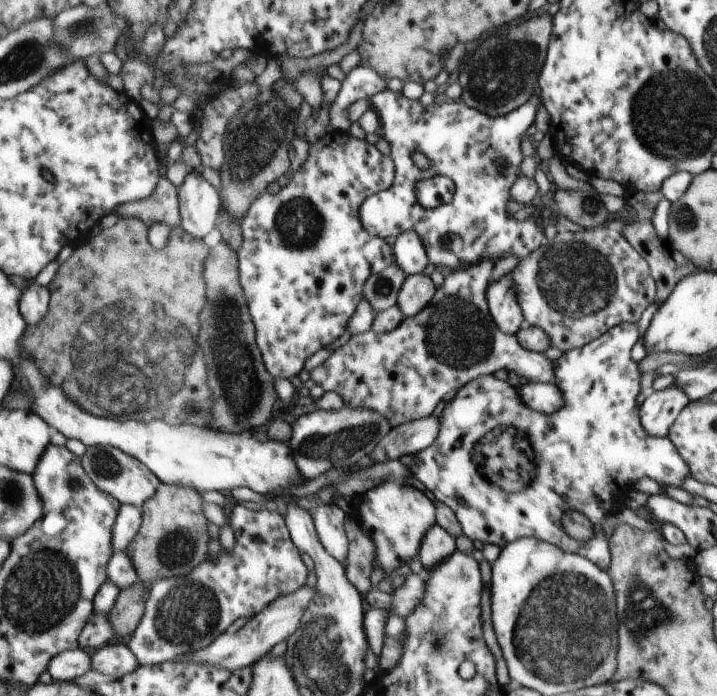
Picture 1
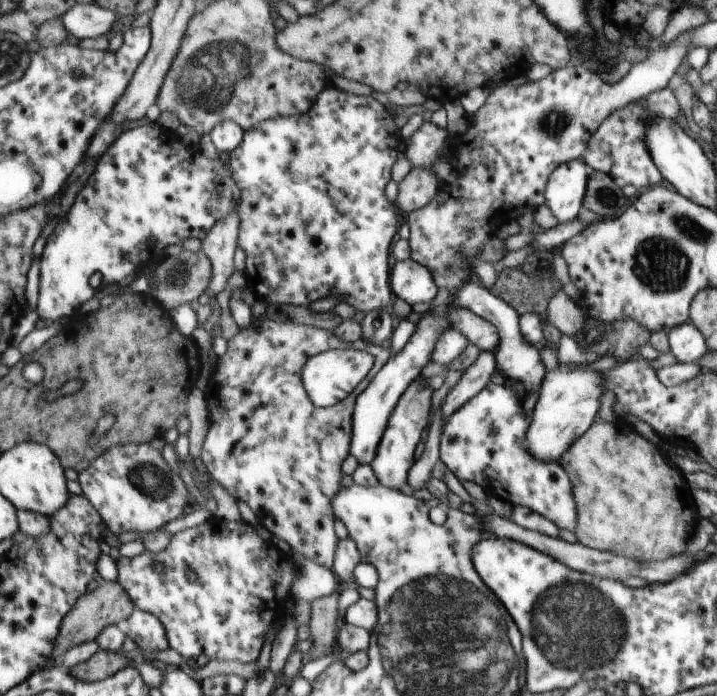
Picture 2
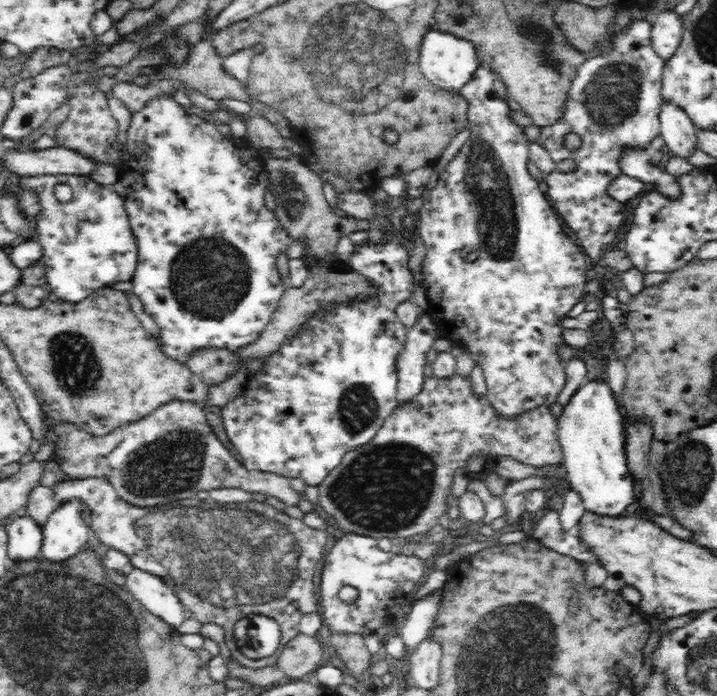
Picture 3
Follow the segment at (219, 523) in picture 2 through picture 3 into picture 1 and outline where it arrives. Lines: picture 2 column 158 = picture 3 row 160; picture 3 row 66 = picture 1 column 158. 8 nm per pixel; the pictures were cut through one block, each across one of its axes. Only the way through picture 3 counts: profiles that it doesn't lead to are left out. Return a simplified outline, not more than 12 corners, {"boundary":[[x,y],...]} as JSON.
{"boundary":[[239,504],[233,550],[149,586],[129,641],[178,661],[302,590],[286,517]]}

